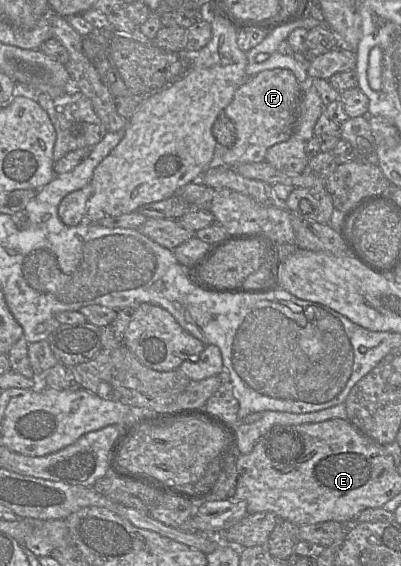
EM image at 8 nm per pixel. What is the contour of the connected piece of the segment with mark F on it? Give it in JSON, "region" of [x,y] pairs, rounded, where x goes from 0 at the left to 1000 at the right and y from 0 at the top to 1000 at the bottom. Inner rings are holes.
{"region":[[[718,122],[658,124],[621,138],[586,163],[576,182],[559,193],[589,226],[589,251],[579,260],[541,253],[534,281],[564,293],[661,284],[666,265],[716,249],[733,235],[746,200],[753,152]]]}

